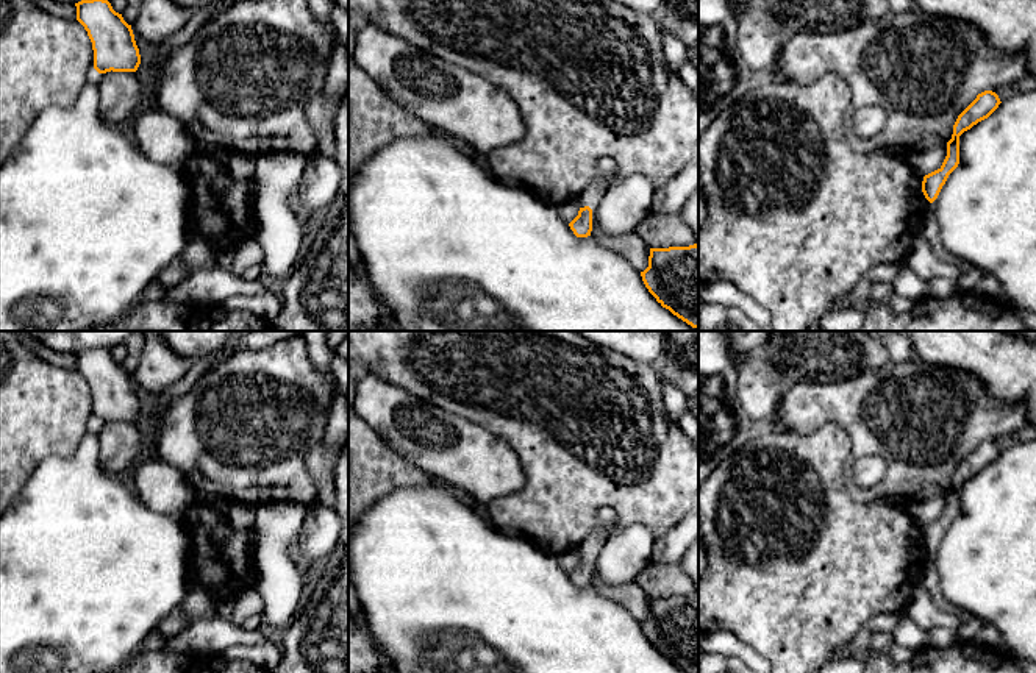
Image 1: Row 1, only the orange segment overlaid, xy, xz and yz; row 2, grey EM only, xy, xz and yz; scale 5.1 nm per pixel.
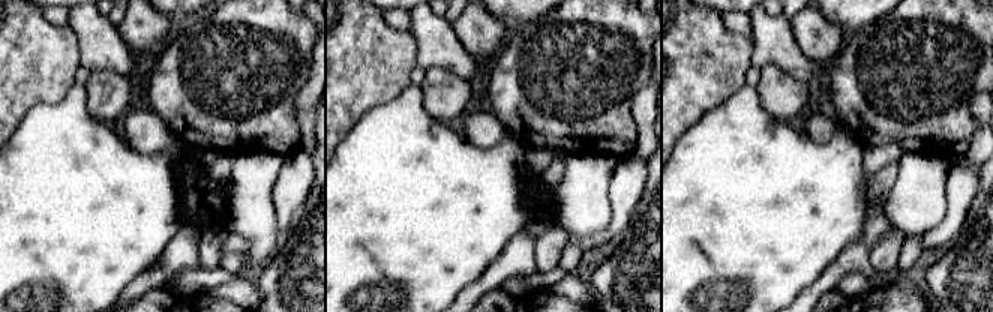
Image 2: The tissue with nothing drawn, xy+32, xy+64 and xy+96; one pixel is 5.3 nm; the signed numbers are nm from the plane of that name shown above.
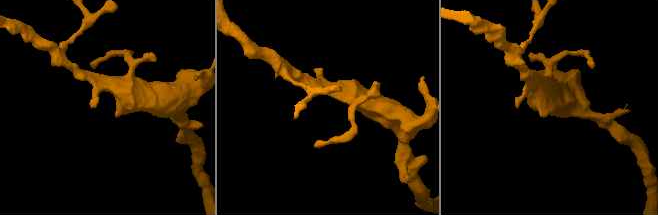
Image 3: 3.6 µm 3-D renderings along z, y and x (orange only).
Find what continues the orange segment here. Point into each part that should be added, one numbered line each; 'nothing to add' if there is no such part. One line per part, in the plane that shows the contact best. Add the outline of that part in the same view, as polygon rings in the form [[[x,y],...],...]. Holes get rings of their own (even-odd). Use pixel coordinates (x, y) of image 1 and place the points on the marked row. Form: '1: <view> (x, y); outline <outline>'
1: xz (607, 166); outline [[[600,156],[595,166],[600,180],[575,198],[580,208],[592,209],[592,226],[597,223],[597,209],[608,189],[606,181],[617,172],[617,162],[611,156]]]

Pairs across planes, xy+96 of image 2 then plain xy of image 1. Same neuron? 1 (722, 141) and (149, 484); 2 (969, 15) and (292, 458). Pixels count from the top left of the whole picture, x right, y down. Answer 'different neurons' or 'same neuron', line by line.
1: different neurons
2: same neuron

